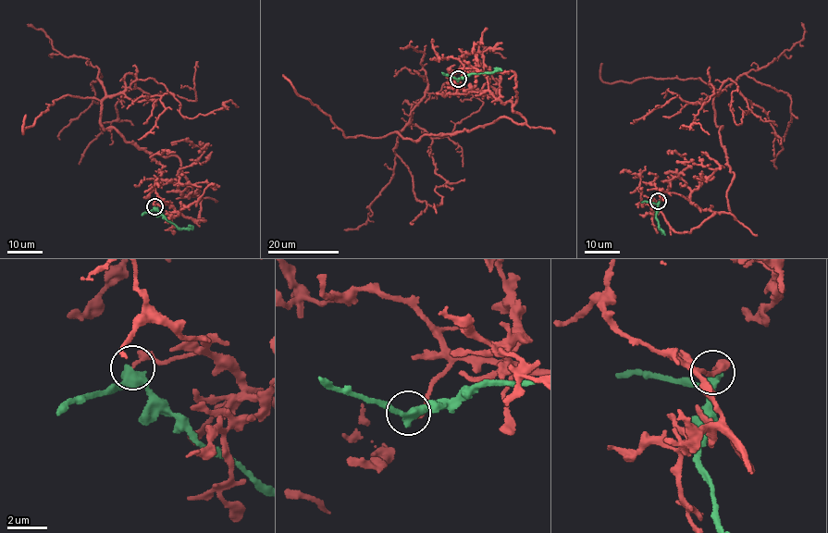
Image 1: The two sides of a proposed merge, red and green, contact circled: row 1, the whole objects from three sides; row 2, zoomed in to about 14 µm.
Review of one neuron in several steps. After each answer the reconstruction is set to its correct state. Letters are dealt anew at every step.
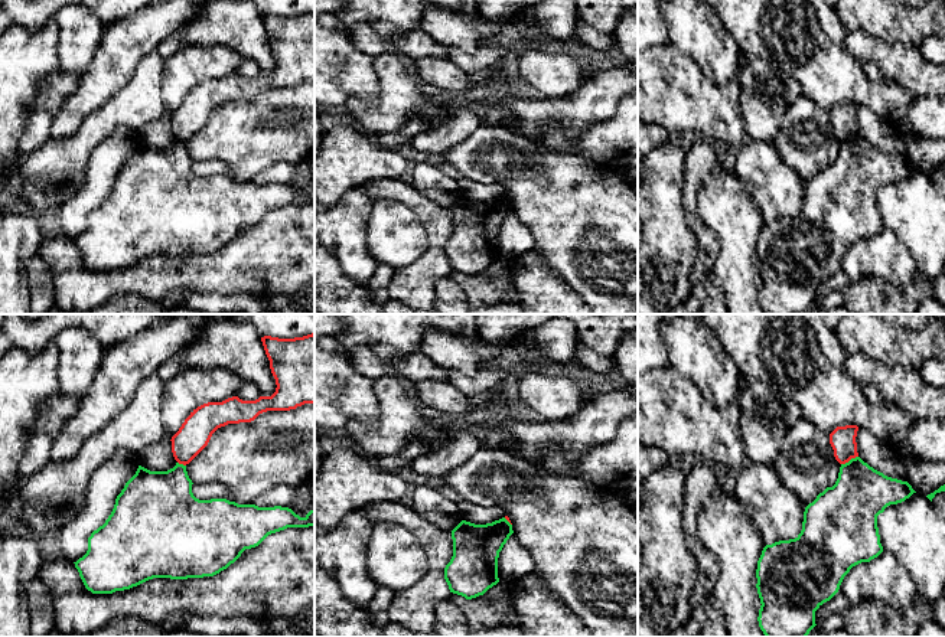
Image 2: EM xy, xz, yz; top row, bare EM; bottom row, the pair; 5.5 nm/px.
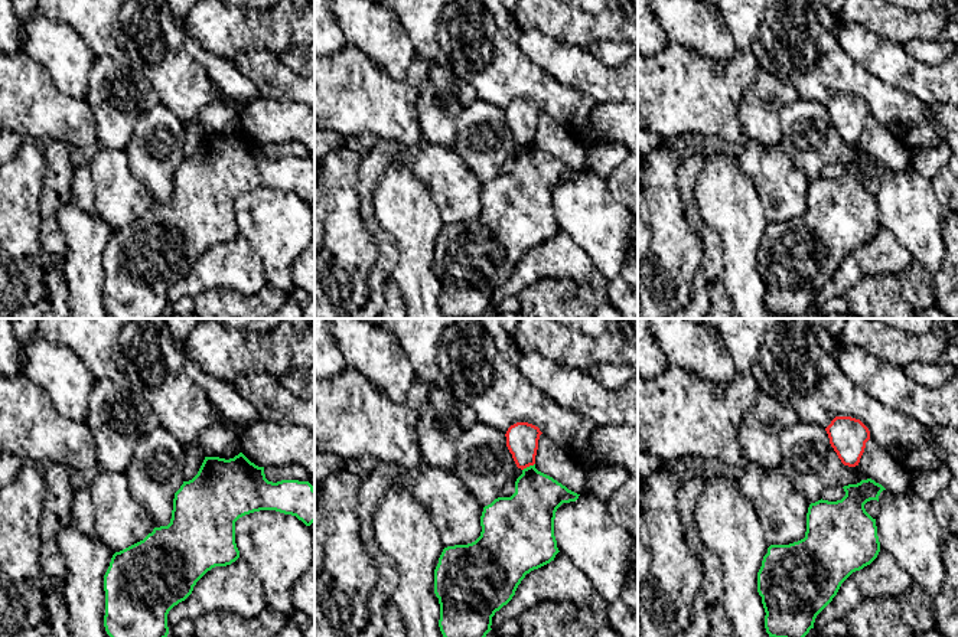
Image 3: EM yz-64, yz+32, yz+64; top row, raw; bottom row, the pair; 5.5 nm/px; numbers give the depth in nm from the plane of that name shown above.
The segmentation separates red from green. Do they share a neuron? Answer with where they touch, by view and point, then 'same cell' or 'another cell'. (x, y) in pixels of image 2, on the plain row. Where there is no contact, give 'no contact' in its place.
meets red in yz at (849, 137); another cell

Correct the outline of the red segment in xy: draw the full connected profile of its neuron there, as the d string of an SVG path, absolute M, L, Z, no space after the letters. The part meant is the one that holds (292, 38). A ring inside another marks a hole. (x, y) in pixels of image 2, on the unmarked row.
M315 10L294 16L264 13L261 19L276 56L276 69L255 78L232 74L193 86L170 117L179 141L189 141L221 104L251 99L267 88L290 88L315 81Z

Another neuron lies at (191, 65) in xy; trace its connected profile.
M182 46L164 59L160 95L169 112L201 82L222 79L237 72L245 58L229 46Z

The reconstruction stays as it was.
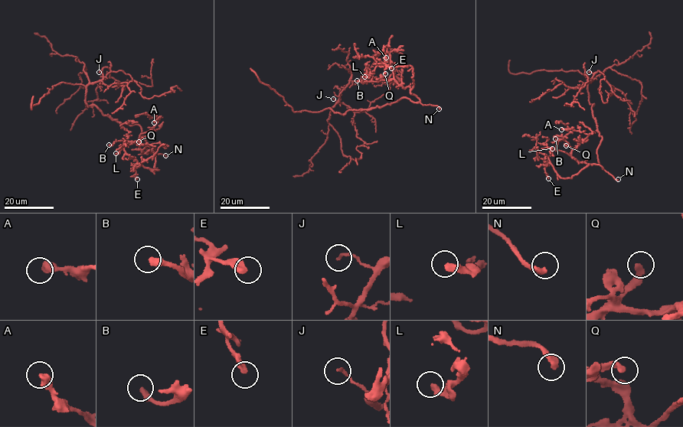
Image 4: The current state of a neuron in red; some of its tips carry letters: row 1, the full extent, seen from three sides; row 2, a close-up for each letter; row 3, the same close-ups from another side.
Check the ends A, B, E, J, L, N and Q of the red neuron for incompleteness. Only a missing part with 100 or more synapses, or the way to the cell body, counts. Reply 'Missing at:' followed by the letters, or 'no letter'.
Missing at: N

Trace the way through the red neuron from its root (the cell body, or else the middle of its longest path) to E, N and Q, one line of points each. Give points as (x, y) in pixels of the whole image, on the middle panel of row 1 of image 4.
E: (366, 109), (405, 97), (419, 102), (410, 92), (414, 83), (413, 68), (387, 66), (383, 62), (391, 68)
N: (366, 109), (405, 97), (423, 104), (436, 105), (439, 109)
Q: (366, 109), (405, 97), (419, 102), (408, 86), (403, 88), (393, 79), (382, 78), (385, 73)

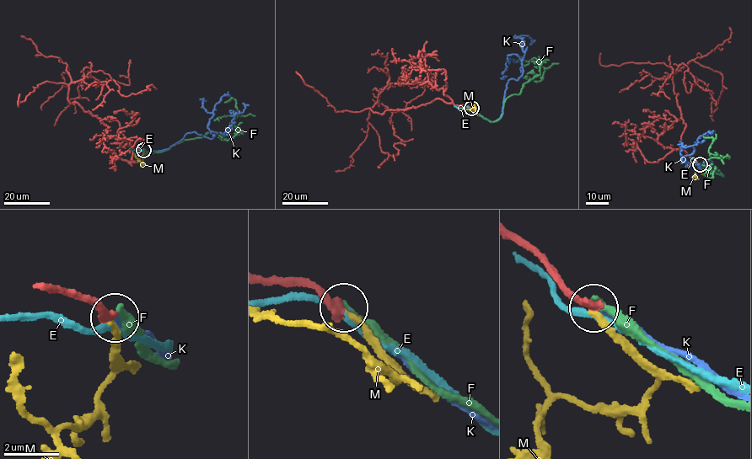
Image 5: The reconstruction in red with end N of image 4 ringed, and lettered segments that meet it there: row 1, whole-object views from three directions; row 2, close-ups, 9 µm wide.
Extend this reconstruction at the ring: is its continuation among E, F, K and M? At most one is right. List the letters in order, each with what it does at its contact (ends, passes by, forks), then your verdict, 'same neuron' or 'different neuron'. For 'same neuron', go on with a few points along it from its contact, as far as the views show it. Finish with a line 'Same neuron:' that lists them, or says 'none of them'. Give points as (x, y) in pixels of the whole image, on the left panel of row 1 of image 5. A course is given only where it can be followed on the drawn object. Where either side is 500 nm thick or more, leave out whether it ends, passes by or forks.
E: it passes by | different neuron
F: it ends | different neuron
K: it ends | different neuron
M: it ends | different neuron
Same neuron: none of them

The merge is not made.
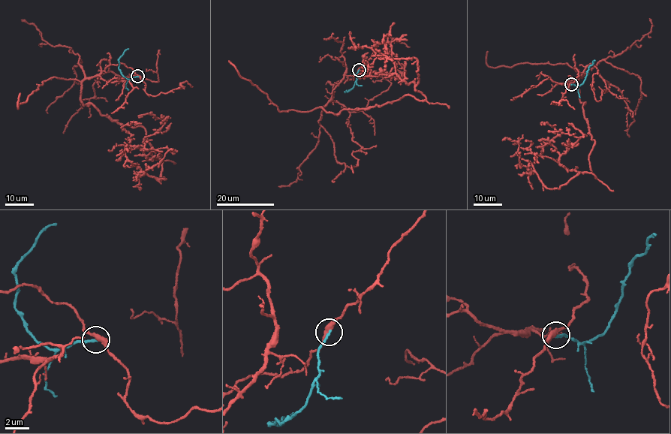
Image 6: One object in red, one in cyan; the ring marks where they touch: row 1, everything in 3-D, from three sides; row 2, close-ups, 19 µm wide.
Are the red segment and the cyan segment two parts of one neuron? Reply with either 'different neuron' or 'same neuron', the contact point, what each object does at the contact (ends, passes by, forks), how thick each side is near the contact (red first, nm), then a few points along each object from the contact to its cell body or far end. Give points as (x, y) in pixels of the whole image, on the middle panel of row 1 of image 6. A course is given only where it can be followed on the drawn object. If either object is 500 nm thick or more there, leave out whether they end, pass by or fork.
different neuron | (359, 70) | red passes by | cyan ends | 340/200 nm | red via (359, 69), (320, 106), (338, 113), (409, 94), (425, 100), (414, 88), (418, 60), (359, 48), (350, 31) | cyan via (359, 70), (353, 87), (345, 91), (350, 88)

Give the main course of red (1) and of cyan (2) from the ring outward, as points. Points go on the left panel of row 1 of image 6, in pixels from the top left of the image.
1: (138, 76), (111, 64), (82, 82), (83, 105), (145, 130), (166, 179), (142, 173), (127, 152)
2: (138, 76), (126, 77), (118, 68), (118, 59), (128, 48)

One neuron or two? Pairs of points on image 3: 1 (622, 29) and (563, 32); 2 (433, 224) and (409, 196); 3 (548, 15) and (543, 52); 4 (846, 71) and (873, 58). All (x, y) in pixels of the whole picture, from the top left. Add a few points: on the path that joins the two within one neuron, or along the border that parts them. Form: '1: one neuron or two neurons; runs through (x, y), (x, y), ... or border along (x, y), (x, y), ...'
1: one neuron; runs through (608, 29), (577, 29)
2: one neuron; runs through (426, 218), (411, 203)
3: two neurons; border along (521, 29), (540, 29), (556, 39), (576, 45)
4: two neurons; border along (837, 39), (838, 45), (851, 58), (888, 84)

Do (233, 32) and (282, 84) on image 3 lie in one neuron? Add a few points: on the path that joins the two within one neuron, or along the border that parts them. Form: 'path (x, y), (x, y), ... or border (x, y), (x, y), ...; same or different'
border (277, 54), (250, 48), (233, 62); different

